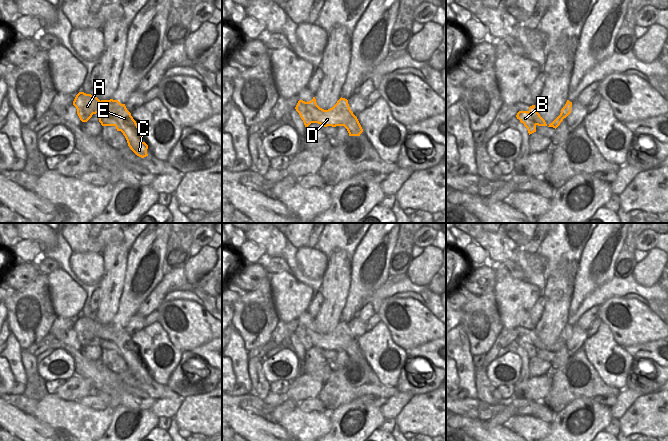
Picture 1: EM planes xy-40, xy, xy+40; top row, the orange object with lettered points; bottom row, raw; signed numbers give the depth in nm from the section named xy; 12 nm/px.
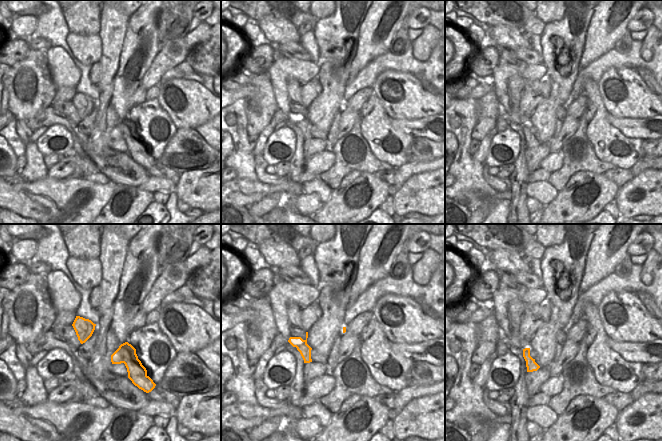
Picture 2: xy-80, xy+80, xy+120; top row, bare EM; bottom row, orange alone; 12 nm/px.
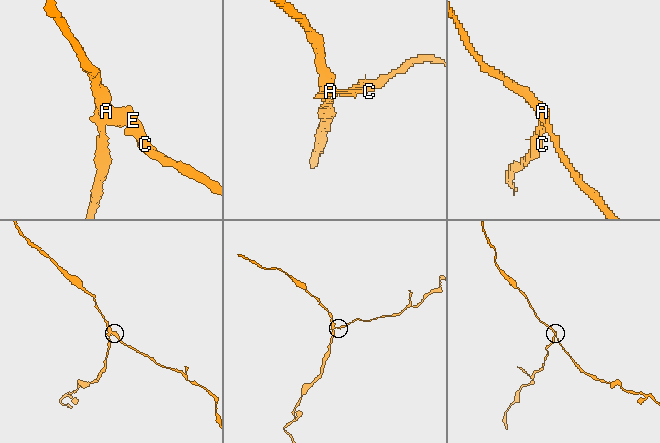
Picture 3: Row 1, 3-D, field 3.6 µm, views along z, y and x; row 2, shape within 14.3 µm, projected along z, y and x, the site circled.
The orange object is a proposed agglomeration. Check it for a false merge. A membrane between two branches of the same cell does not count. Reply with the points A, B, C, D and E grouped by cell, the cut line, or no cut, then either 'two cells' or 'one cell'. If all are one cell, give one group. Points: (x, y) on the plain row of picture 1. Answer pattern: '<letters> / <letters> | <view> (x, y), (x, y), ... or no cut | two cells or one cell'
A B / C D E | xy (306, 326), (313, 346) | two cells

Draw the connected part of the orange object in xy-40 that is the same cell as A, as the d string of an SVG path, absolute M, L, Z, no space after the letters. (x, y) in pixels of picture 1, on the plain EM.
M79 316L73 325L82 346L87 346L93 338L97 337L99 327L100 324L96 320L84 316Z

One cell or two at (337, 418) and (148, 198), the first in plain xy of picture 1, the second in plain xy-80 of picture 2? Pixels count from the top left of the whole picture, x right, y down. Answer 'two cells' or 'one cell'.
one cell

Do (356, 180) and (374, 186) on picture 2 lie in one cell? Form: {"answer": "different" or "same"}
{"answer": "same"}

